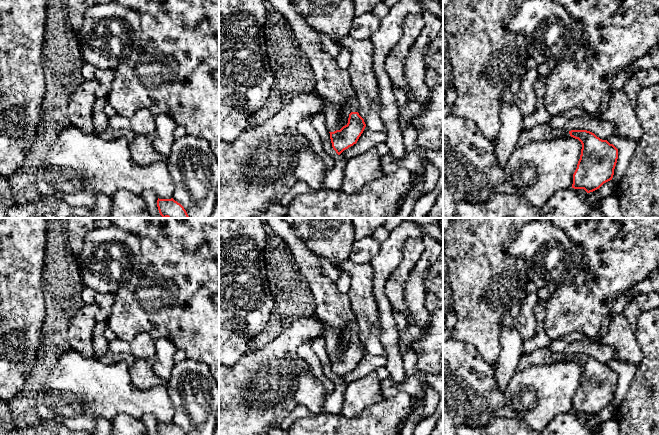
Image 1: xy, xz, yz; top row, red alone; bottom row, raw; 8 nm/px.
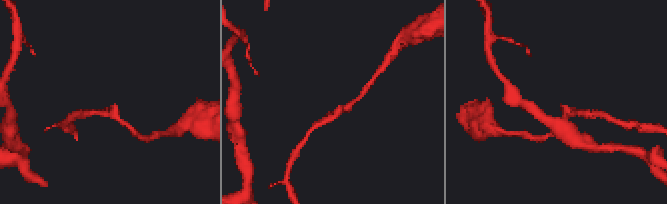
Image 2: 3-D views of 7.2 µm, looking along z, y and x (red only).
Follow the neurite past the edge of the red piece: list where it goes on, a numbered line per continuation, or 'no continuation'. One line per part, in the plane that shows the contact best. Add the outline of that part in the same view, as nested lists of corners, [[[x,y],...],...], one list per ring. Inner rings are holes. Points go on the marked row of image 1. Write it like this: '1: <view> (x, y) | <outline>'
1: xz (333, 84) | [[[269,0],[272,7],[284,16],[291,28],[300,49],[305,53],[312,70],[316,76],[315,90],[325,105],[326,125],[329,132],[334,132],[339,127],[339,118],[344,106],[349,107],[351,112],[358,112],[359,102],[355,91],[351,85],[351,80],[347,69],[342,69],[336,62],[335,58],[324,52],[321,46],[321,35],[313,28],[309,27],[306,20],[300,16],[290,0]]]

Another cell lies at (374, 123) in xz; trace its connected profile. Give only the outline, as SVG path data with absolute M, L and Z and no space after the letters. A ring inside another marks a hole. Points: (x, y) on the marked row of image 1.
M349 35L336 42L350 53L348 74L359 102L359 115L366 127L376 132L386 132L378 115L378 84L373 70L373 44L370 39L357 40Z

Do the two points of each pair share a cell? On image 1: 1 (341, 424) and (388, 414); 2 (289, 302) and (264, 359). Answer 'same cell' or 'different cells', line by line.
1: same cell
2: different cells

